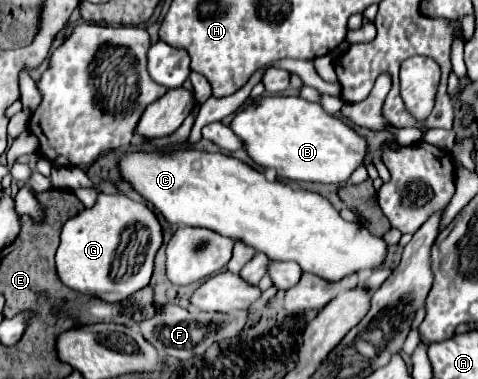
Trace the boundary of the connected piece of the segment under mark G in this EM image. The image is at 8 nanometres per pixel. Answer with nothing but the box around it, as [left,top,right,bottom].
[56,194,162,302]

